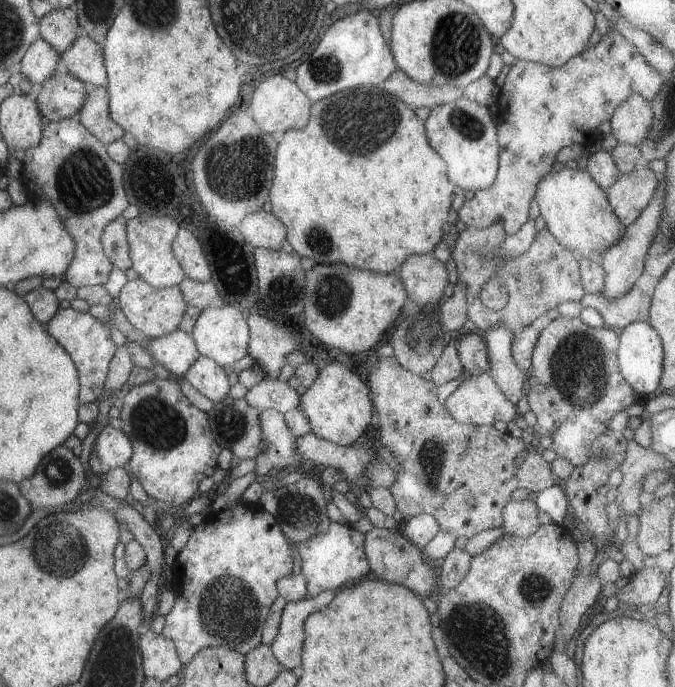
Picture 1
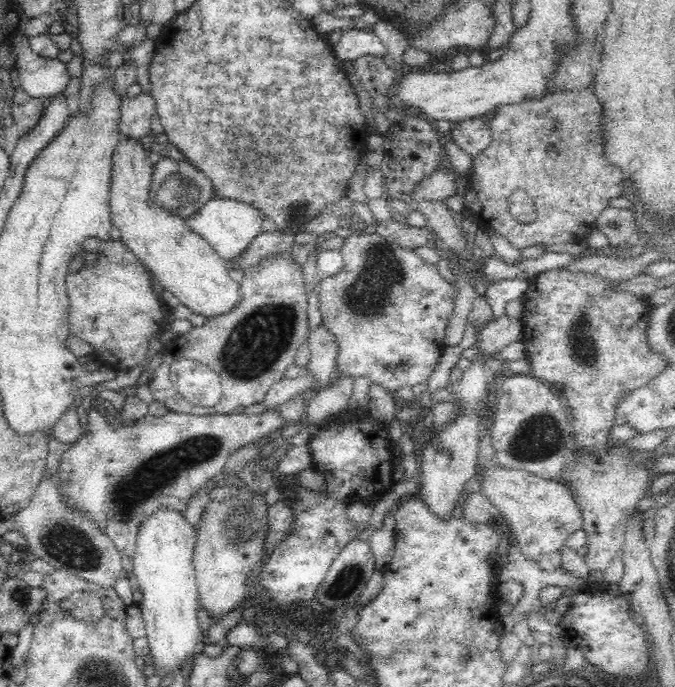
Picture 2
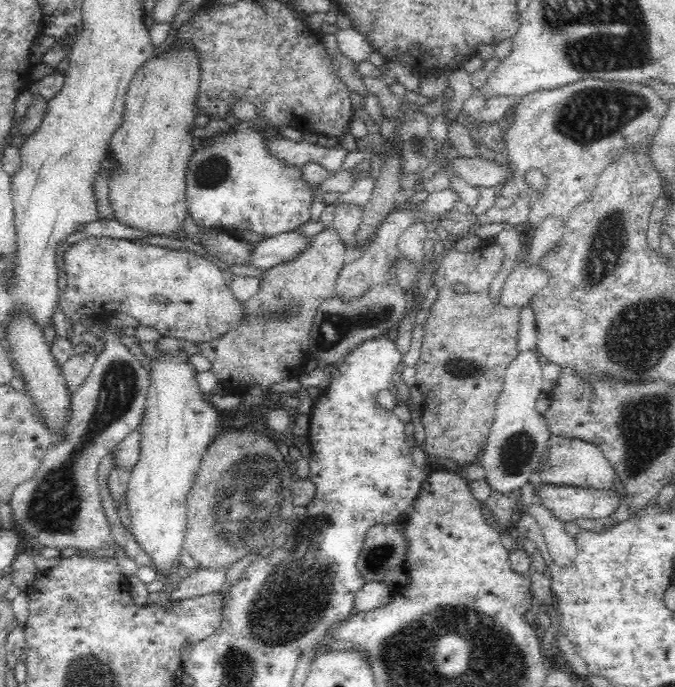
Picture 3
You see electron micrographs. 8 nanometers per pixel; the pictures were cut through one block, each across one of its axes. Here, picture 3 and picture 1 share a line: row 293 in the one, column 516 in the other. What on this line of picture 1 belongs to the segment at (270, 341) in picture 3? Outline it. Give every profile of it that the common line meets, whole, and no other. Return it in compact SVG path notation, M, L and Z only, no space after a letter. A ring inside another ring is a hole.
M500 223L488 229L467 227L451 242L452 257L456 261L458 278L467 283L467 316L480 334L494 328L506 328L514 335L523 332L532 322L548 311L567 301L580 301L586 294L581 283L579 257L563 246L545 227L537 232L534 243L528 252L509 259L504 263L493 260L495 252L505 238ZM494 278L499 279L507 294L508 303L500 311L488 309L481 300L482 288Z

